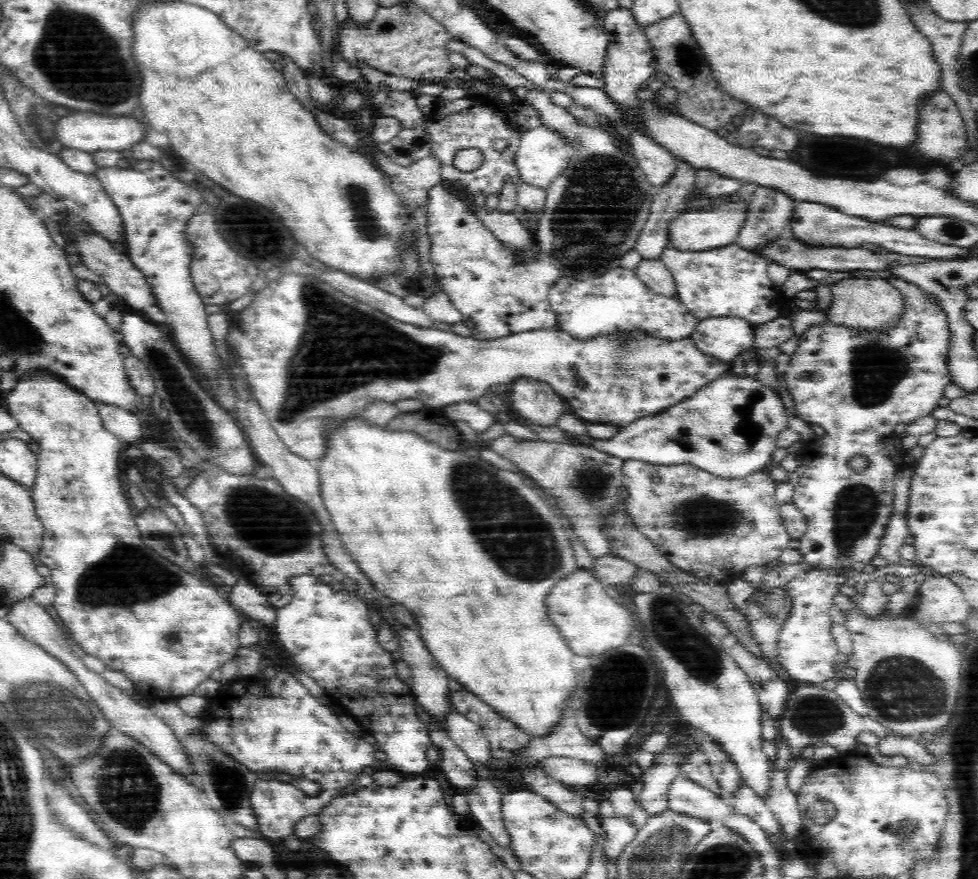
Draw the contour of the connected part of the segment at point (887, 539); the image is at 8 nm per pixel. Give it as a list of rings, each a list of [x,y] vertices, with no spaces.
[[[894,506],[879,546],[879,555],[886,560],[888,566],[898,566],[898,564],[905,563],[900,557],[900,548],[904,546],[904,540],[908,538],[908,535],[906,516],[903,516]]]

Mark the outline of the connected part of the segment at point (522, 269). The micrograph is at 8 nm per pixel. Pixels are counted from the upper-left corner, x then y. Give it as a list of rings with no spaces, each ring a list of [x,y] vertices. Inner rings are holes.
[[[449,183],[434,184],[428,192],[427,233],[430,238],[430,262],[441,289],[449,296],[464,320],[474,322],[472,335],[480,340],[494,340],[514,333],[552,329],[558,315],[549,303],[549,290],[558,277],[570,273],[538,258],[535,262],[516,264],[513,250],[502,244],[470,208],[469,199],[452,194]]]

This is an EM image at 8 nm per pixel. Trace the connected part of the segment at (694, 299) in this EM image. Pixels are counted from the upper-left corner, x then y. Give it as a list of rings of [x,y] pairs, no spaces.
[[[736,242],[728,244],[728,246],[703,251],[680,250],[670,246],[664,248],[664,252],[658,259],[672,273],[678,299],[688,307],[693,316],[700,320],[709,317],[740,317],[750,322],[752,326],[760,326],[781,317],[782,312],[786,310],[788,299],[779,292],[779,286],[770,280],[767,273],[772,260],[746,251],[740,248]]]

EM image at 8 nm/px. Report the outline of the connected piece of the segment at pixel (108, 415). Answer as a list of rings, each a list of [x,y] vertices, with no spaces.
[[[98,404],[99,417],[104,428],[119,438],[123,444],[138,444],[142,440],[142,426],[135,413],[111,404]]]

